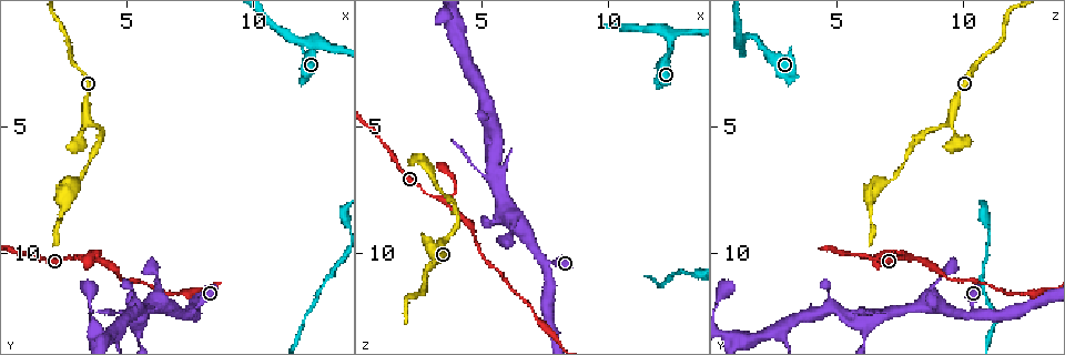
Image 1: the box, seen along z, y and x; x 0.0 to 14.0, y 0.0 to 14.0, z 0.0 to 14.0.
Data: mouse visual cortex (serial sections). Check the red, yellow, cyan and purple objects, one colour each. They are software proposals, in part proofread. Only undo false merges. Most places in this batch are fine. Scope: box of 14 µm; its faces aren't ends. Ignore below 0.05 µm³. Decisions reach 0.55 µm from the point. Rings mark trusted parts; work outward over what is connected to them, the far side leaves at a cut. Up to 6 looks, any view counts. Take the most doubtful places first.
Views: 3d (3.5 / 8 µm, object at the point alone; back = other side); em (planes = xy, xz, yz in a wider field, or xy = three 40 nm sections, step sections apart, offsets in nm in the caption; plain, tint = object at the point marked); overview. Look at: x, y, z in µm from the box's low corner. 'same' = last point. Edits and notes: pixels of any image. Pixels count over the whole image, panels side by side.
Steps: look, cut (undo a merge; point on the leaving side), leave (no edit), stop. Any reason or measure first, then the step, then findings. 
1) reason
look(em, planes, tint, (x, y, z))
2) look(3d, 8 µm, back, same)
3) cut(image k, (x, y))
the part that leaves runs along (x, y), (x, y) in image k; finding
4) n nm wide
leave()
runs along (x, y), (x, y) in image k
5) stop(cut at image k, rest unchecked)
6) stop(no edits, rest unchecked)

sharp bend
look(3d, 8 µm, back, (3.0, 7.7, 6.5))

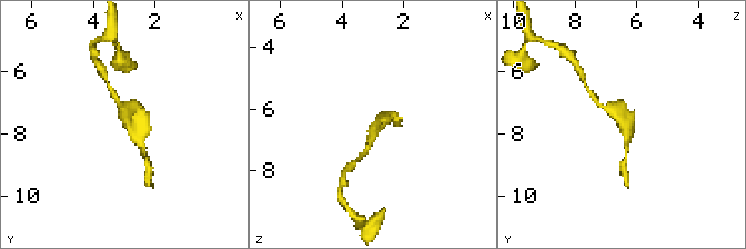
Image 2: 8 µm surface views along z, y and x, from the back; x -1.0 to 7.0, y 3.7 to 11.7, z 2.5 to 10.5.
look(em, xy, step 2, tint, (2.8, 7.6, 6.5))

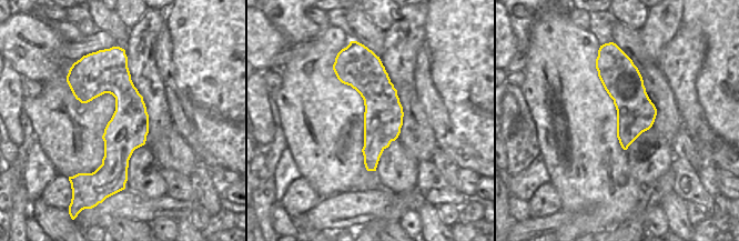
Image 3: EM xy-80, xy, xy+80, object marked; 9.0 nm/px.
leave()
runs along (118, 60), (124, 176) in image 3; all the same cell

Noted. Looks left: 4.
sharp bend
look(3d, 3.5 µm, (12.5, 1.4, 1.4))

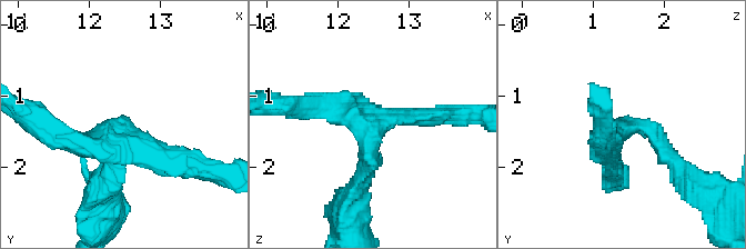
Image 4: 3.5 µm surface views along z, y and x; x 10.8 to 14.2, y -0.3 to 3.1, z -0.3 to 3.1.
3 arms; arms of 200, 250, 300 nm; now the EM
look(em, planes, tint, (12.45, 1.45, 1.45))

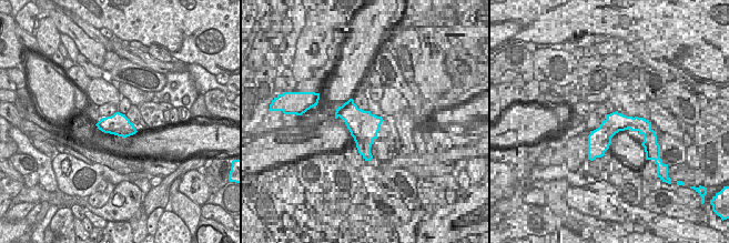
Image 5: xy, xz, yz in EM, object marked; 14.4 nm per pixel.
leave()
runs along (363, 179), (370, 128), (308, 106) in image 4; continuous, no second cell

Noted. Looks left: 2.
four or more arms meet
look(3d, 3.5 µm, (5.9, 12.0, 8.5))

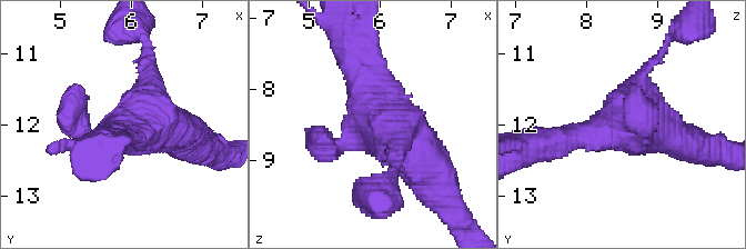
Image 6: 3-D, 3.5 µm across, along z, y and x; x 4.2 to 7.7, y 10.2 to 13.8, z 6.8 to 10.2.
now the EM
look(em, xy, step 3, tint, (5.90, 12.00, 8.50))

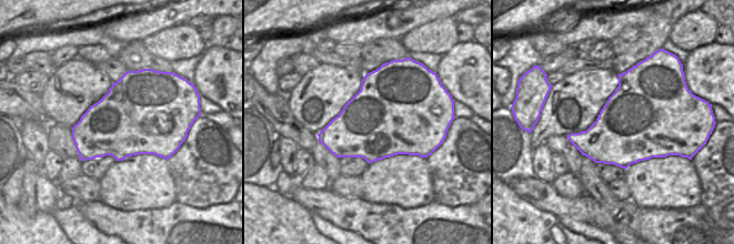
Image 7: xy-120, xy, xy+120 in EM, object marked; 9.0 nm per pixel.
arms of 150, 200, 350, 500 nm
leave()
all the same cell

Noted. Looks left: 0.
stop(no edits, rest unchecked)

